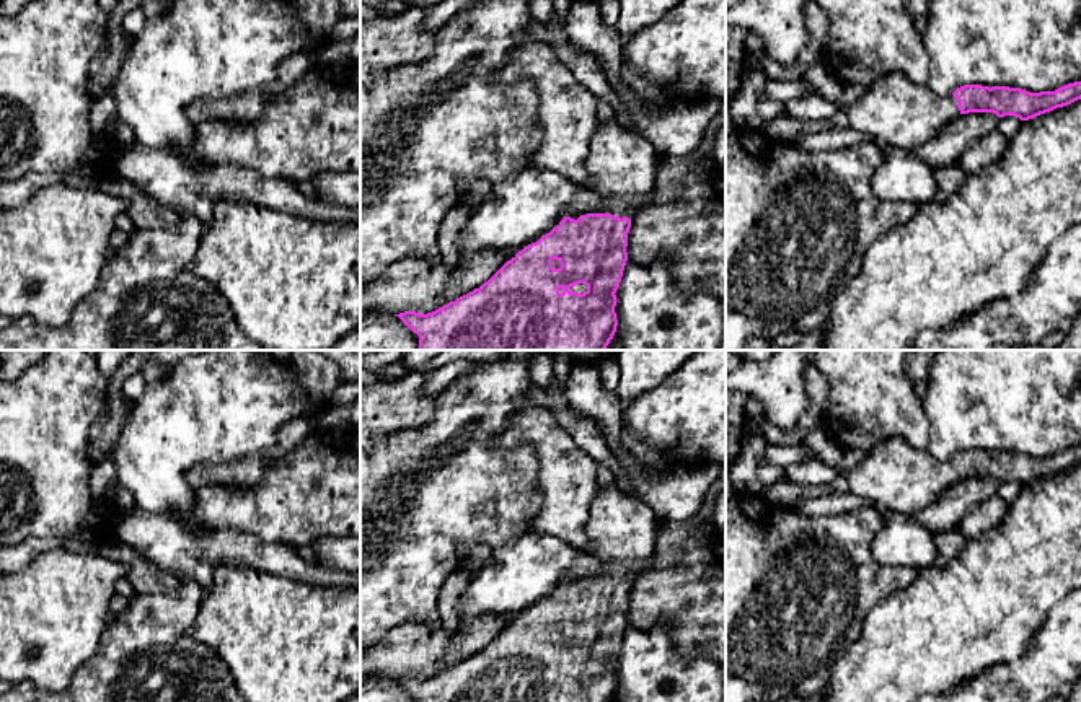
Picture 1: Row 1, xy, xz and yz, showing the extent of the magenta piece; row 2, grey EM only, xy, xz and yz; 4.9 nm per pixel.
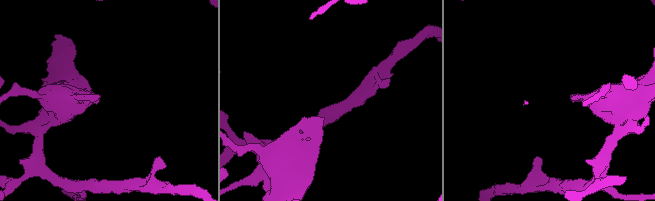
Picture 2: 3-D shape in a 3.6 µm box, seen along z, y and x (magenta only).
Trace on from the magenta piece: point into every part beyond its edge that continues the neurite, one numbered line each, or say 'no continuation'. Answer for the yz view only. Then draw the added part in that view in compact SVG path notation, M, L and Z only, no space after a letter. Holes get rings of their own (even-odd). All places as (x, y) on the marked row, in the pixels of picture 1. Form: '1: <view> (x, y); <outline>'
1: yz (897, 113); M892 73L830 119L797 119L797 127L799 134L849 129L861 132L879 148L890 147L910 153L960 114L957 104L954 94L938 96L907 75Z

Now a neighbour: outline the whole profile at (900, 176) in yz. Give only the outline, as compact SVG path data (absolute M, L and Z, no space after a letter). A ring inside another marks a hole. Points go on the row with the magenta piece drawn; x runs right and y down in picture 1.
M895 150L884 156L872 174L872 191L884 202L928 204L938 192L934 168L907 151Z

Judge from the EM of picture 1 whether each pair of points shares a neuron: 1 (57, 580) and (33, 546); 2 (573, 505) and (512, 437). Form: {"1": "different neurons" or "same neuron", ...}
{"1": "different neurons", "2": "same neuron"}

